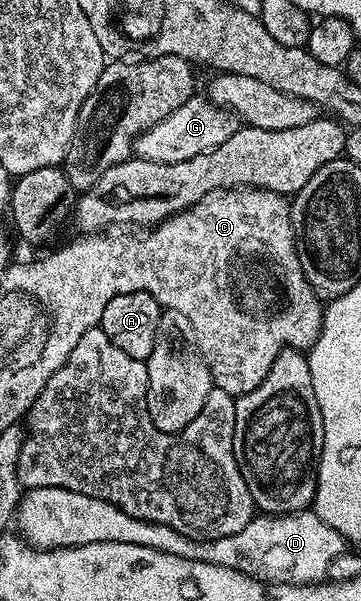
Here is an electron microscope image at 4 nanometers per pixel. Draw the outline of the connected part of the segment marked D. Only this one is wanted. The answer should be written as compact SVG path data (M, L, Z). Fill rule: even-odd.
M65 488L28 489L19 499L17 526L18 522L18 533L41 550L60 550L98 542L141 544L145 548L157 548L157 552L169 552L169 556L183 556L185 560L201 560L240 570L268 584L322 582L327 578L329 564L333 564L333 556L345 550L345 539L310 509L299 510L296 514L256 516L241 528L241 532L233 532L233 536L202 542L165 524L137 520L137 516L129 516L129 512L100 498L69 492Z

